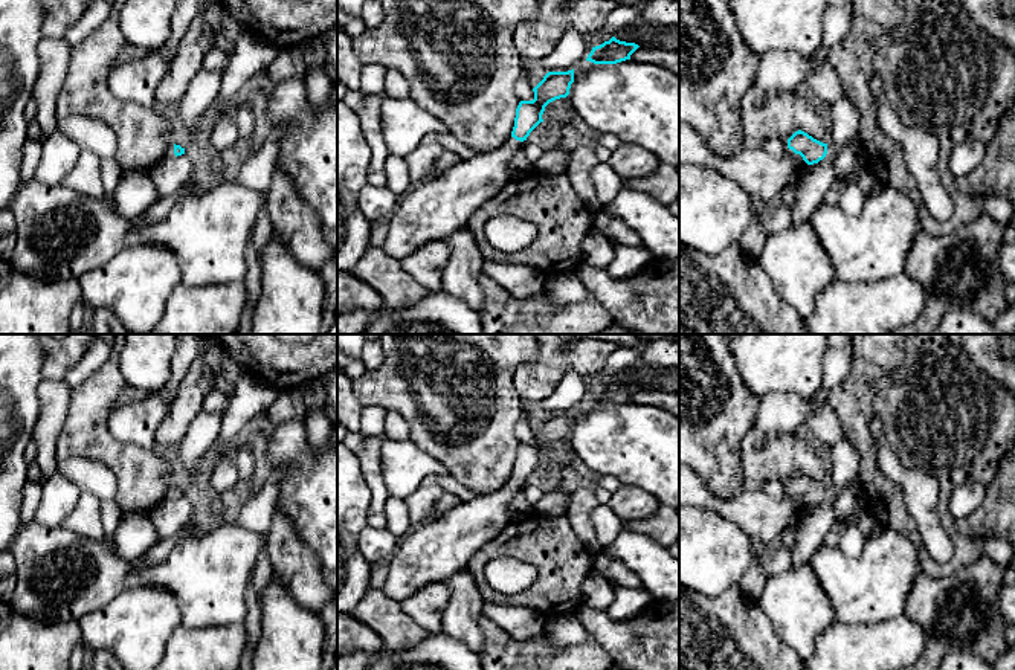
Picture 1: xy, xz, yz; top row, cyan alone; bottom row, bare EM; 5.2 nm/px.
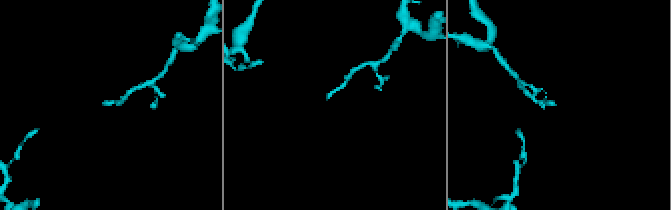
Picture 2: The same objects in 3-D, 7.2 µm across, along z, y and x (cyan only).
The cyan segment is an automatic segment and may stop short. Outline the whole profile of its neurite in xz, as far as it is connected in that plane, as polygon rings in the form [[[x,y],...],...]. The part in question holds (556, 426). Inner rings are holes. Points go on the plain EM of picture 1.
[[[574,411],[548,414],[533,430],[534,441],[519,444],[511,479],[502,488],[459,502],[398,543],[388,560],[385,595],[400,603],[424,585],[444,581],[466,569],[472,556],[514,519],[508,504],[543,464],[545,449],[566,440],[572,424]]]

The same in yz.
[[[847,436],[830,446],[832,482],[823,485],[798,472],[788,481],[788,490],[800,496],[807,507],[818,505],[824,499],[836,501],[838,494],[850,484],[861,487],[861,458]]]

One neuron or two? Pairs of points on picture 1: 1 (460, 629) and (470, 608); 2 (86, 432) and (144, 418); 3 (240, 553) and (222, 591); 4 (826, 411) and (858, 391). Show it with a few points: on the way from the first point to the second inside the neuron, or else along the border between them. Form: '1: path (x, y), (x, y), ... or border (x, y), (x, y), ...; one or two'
1: path (460, 624), (460, 618), (466, 612); one
2: border (110, 411), (109, 431), (116, 438), (139, 446); two
3: path (232, 562), (231, 571), (222, 582); one
4: border (826, 400), (846, 435); two

